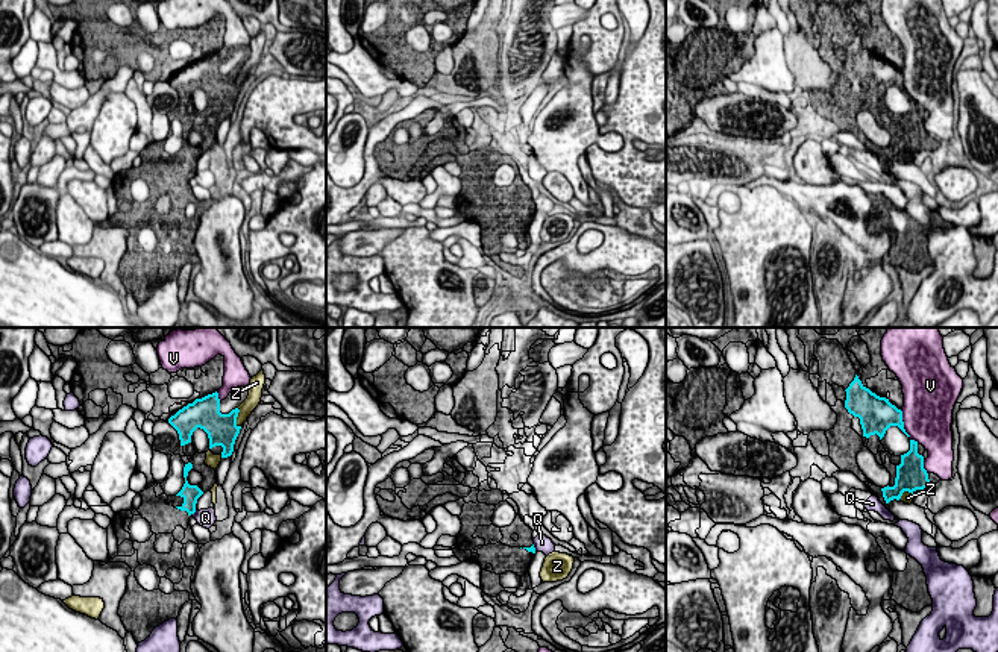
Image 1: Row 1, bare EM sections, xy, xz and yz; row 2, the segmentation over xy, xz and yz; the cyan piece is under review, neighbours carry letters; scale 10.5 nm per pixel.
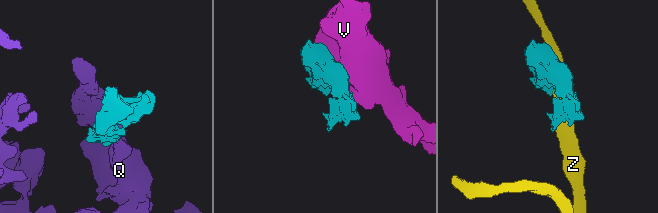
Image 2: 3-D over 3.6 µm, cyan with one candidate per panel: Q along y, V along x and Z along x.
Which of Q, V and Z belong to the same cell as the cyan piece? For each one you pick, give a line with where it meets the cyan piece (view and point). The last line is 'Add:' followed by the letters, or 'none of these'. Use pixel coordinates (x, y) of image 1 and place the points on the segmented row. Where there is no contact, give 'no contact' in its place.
Add: none of these

